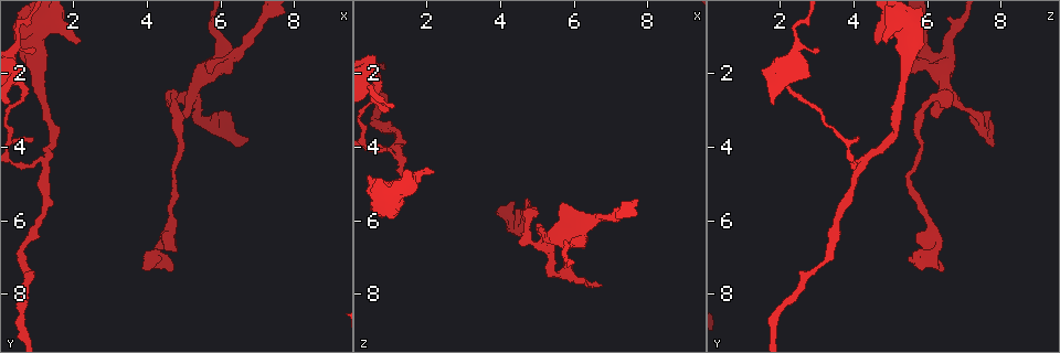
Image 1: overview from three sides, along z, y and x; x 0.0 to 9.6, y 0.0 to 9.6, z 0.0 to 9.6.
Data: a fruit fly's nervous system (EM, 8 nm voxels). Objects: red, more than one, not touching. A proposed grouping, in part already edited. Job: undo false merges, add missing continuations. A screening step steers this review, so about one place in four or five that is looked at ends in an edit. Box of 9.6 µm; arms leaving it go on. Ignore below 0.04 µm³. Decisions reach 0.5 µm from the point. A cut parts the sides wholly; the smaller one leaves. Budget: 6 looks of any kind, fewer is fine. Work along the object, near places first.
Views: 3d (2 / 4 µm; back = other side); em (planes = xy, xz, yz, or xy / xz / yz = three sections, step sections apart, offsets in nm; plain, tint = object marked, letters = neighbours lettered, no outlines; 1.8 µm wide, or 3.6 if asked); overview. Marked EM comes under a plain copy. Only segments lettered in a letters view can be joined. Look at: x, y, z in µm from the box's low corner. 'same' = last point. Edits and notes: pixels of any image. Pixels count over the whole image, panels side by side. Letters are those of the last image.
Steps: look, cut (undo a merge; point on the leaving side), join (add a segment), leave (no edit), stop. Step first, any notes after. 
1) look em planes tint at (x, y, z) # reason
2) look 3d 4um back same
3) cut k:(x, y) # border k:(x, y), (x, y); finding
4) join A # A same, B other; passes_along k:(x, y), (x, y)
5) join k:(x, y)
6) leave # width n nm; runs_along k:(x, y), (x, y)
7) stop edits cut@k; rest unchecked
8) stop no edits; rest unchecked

look 3d 2um back at (6.80, 3.75, 7.80) # an open end

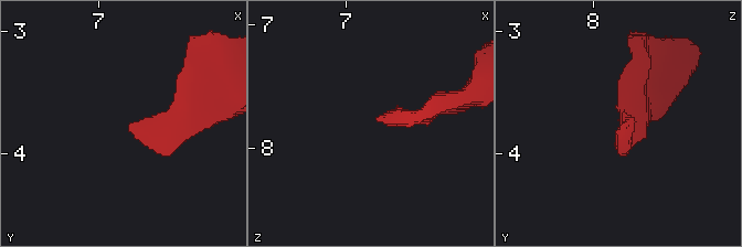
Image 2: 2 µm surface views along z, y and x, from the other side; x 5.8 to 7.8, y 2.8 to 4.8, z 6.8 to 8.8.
look em planes tint at (6.74, 3.76, 7.76)

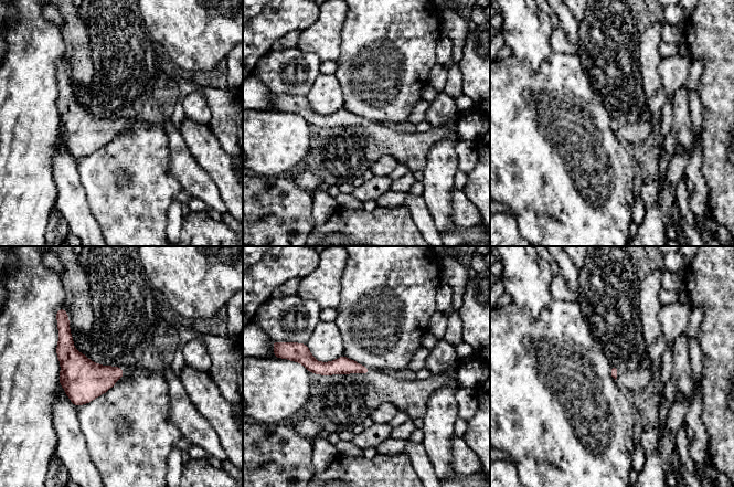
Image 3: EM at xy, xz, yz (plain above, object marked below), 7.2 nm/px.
look em planes letters same # see the neighbours

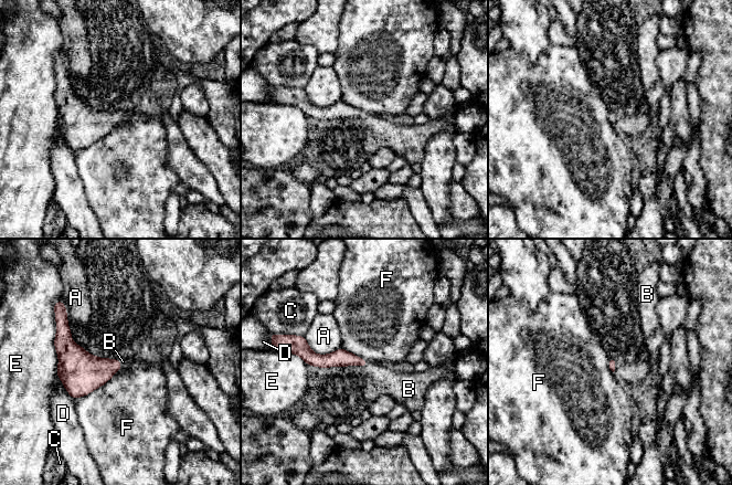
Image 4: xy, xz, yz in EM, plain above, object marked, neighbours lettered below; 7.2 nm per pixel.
join B # longest_contact E 440 nm; A other, B same, C other, D other, E other, F other; passes_along 4:(339, 358), (366, 365), (379, 380); the cell continues

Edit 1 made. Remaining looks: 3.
look overview

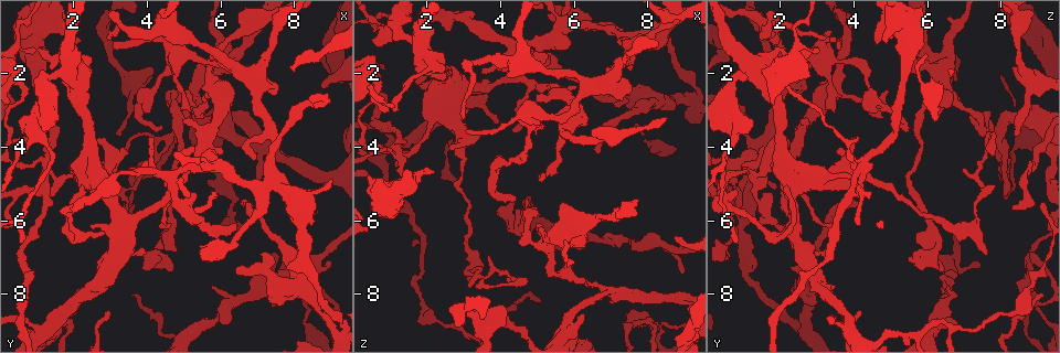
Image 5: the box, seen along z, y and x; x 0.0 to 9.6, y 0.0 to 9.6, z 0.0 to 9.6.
look em planes letters at (4.45, 6.75, 5.95) # a narrow waist

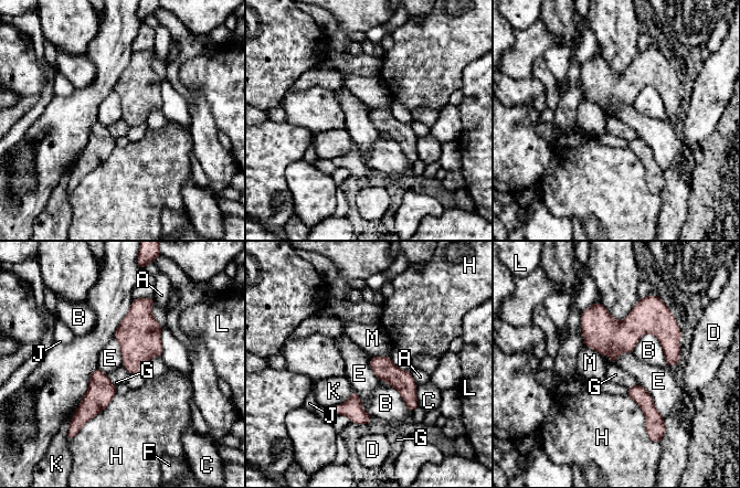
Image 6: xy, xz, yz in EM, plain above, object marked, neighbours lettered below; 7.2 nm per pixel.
leave # longest_contact H 340 nm; A other, B other, C other, D other, E other, F other, G other, H other, J other, K other, L other, M other; border 6:(638, 383), (664, 417); all the same cell

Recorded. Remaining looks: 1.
stop edits join@4; rest unchecked

